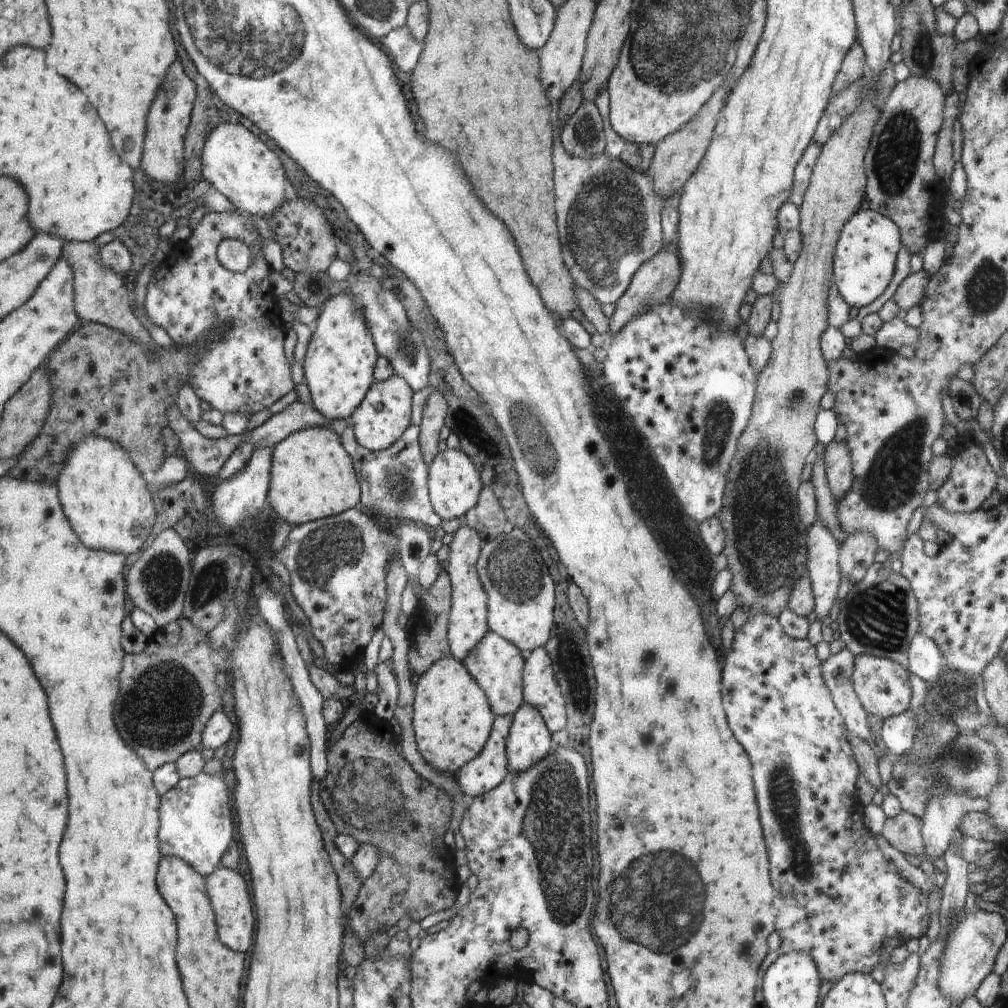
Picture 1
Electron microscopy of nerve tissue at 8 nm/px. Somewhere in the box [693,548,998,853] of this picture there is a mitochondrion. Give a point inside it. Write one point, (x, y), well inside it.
(877, 617)

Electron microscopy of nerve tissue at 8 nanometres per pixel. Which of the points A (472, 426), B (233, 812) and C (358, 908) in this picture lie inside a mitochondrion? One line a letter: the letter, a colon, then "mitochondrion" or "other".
A: mitochondrion
B: other
C: other

